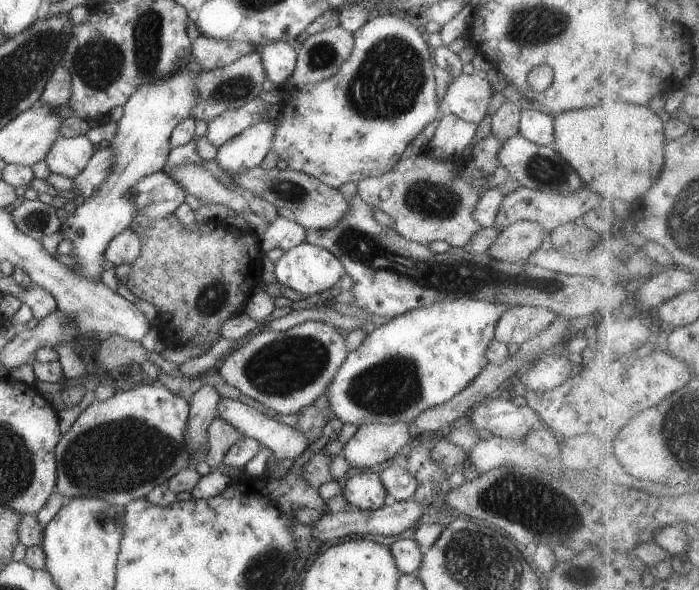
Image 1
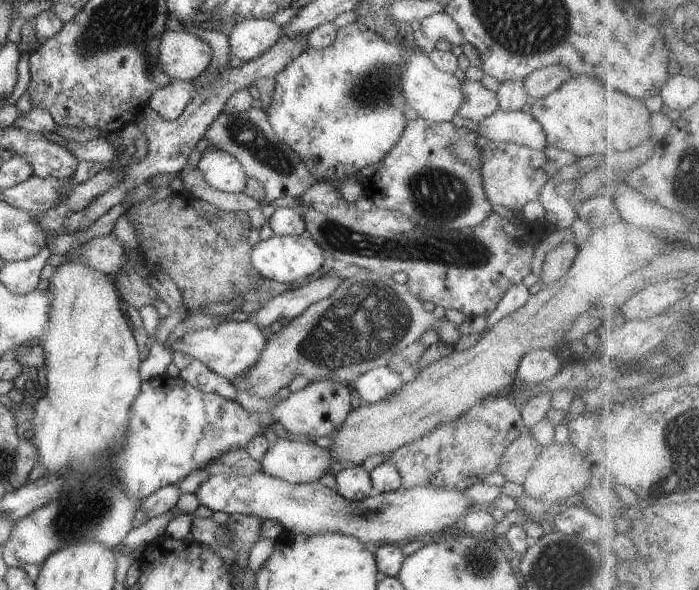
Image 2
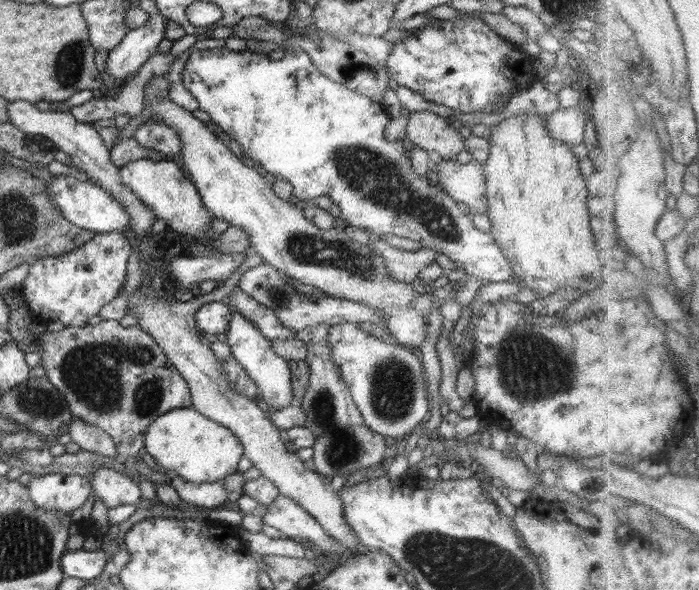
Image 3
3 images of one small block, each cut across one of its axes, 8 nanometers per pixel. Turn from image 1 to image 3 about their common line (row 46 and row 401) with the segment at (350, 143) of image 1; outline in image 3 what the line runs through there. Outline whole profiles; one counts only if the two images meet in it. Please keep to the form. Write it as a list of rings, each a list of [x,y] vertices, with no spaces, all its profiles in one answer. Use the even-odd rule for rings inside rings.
[[[356,323],[331,325],[326,343],[331,362],[338,366],[340,377],[348,385],[352,400],[359,408],[366,426],[376,434],[386,438],[398,438],[402,434],[407,437],[422,420],[430,416],[432,403],[427,393],[428,380],[418,347],[405,347],[395,341],[385,342],[385,339],[372,336]]]

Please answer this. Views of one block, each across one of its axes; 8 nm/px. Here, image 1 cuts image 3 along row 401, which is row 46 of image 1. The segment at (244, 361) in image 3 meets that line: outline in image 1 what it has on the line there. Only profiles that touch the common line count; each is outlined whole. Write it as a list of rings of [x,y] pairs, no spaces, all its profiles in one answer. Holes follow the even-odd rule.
[[[267,42],[259,50],[266,76],[275,88],[288,82],[296,66],[297,47],[294,43]]]

